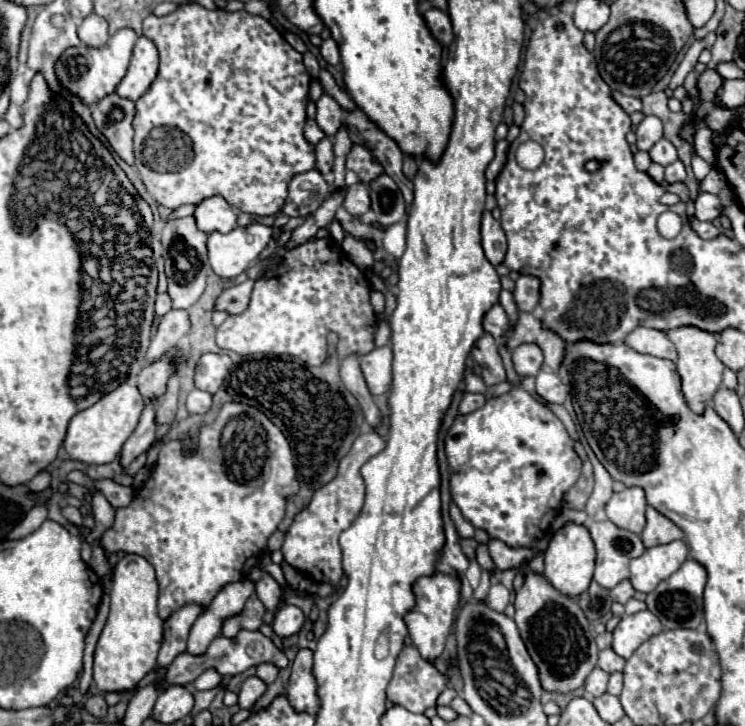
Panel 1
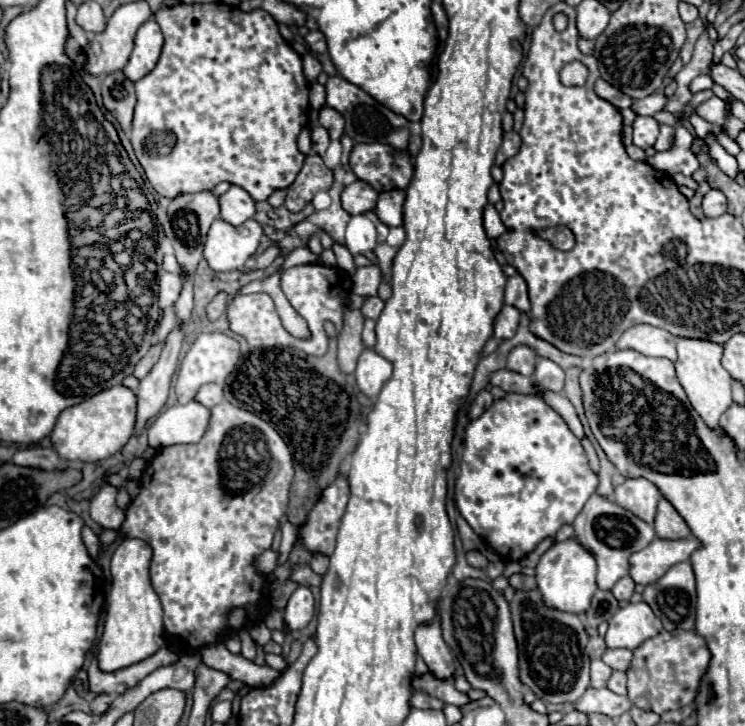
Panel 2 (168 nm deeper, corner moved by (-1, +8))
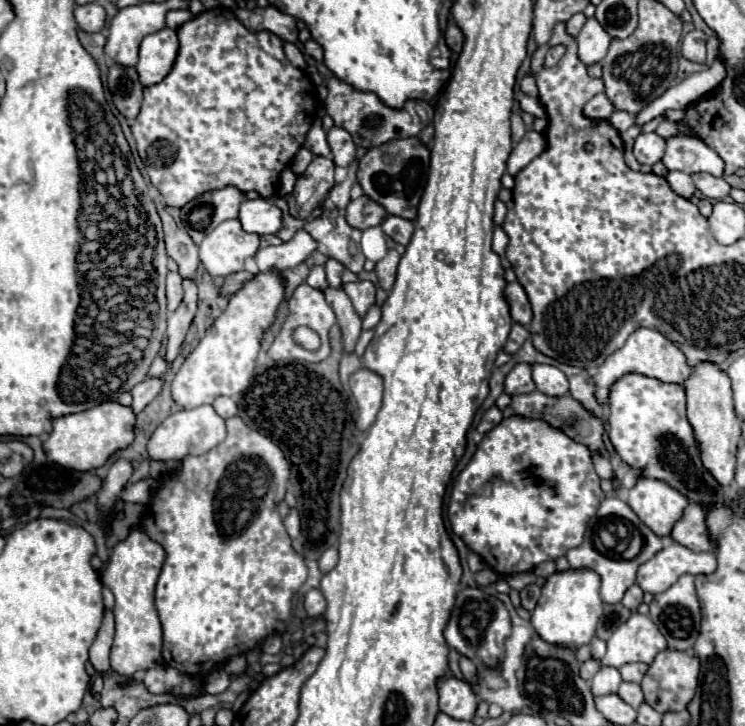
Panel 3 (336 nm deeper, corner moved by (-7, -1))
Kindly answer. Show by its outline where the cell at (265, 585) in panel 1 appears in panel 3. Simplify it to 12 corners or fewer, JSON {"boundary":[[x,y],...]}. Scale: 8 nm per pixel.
{"boundary":[[295,509],[283,523],[290,537],[300,535],[301,519]]}

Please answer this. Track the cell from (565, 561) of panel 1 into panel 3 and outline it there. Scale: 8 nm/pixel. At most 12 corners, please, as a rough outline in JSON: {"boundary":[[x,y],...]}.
{"boundary":[[593,569],[549,575],[531,615],[545,641],[591,643],[603,609]]}

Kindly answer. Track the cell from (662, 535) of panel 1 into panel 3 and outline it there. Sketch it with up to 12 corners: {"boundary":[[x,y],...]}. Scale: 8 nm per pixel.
{"boundary":[[689,503],[671,539],[691,551],[713,551],[705,507]]}

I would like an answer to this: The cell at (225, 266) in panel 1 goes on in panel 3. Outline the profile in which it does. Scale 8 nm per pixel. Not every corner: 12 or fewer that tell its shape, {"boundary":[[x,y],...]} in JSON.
{"boundary":[[223,221],[199,245],[209,275],[227,277],[255,257],[259,235]]}

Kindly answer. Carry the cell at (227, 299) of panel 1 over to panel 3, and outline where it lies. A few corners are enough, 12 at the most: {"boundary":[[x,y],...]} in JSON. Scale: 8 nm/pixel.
{"boundary":[[371,281],[345,283],[343,291],[363,317],[375,303],[377,285]]}

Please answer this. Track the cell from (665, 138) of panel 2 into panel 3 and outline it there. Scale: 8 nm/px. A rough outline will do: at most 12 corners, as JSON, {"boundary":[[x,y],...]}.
{"boundary":[[669,137],[663,165],[725,175],[725,163],[699,137]]}

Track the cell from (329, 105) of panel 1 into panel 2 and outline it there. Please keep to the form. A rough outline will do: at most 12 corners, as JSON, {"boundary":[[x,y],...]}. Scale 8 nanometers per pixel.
{"boundary":[[323,108],[319,124],[331,140],[343,136],[343,116],[333,108]]}

